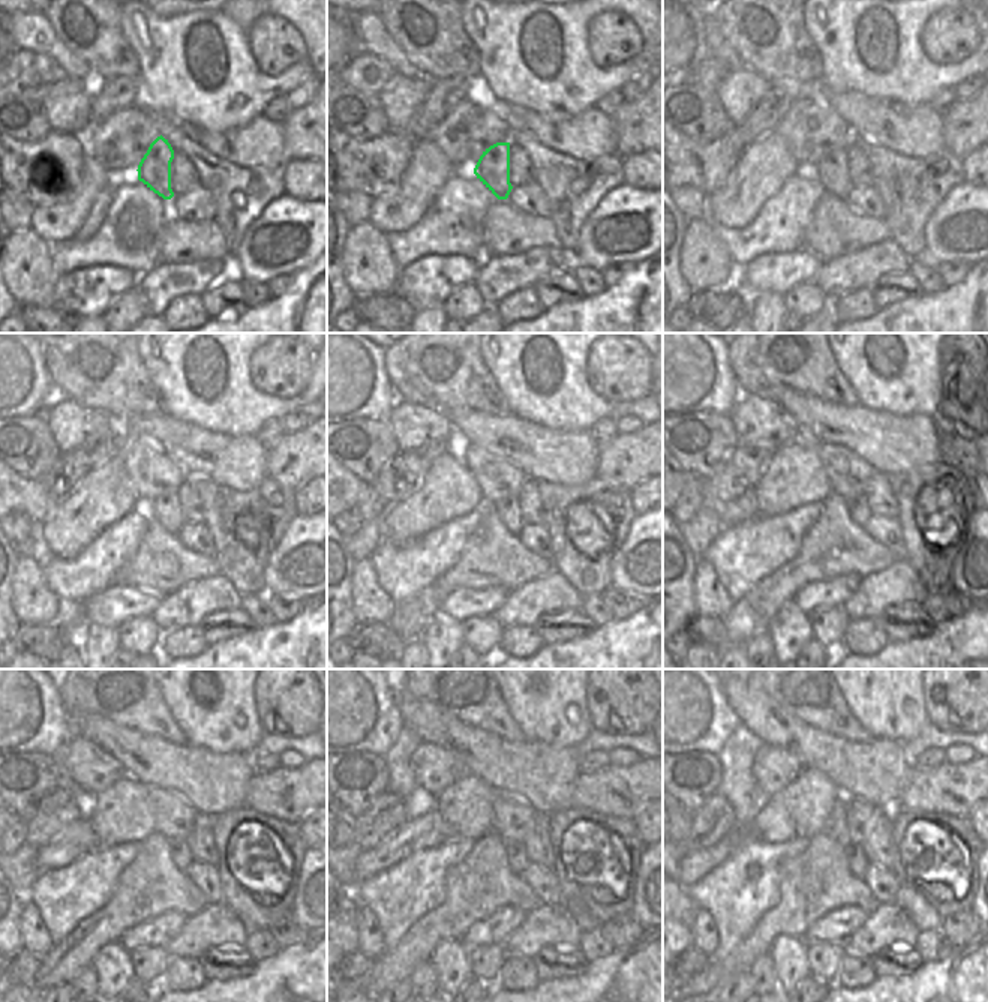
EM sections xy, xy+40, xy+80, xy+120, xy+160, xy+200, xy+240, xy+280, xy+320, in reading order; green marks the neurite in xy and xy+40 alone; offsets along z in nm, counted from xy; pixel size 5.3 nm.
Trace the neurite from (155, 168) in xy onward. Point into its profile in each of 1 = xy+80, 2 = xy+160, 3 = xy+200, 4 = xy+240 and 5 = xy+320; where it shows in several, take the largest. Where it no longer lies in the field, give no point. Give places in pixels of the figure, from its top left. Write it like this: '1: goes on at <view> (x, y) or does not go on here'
1: goes on at xy+80 (832, 168)
2: goes on at xy+160 (507, 509)
3: goes on at xy+200 (849, 504)
4: goes on at xy+240 (180, 854)
5: goes on at xy+320 (858, 861)

